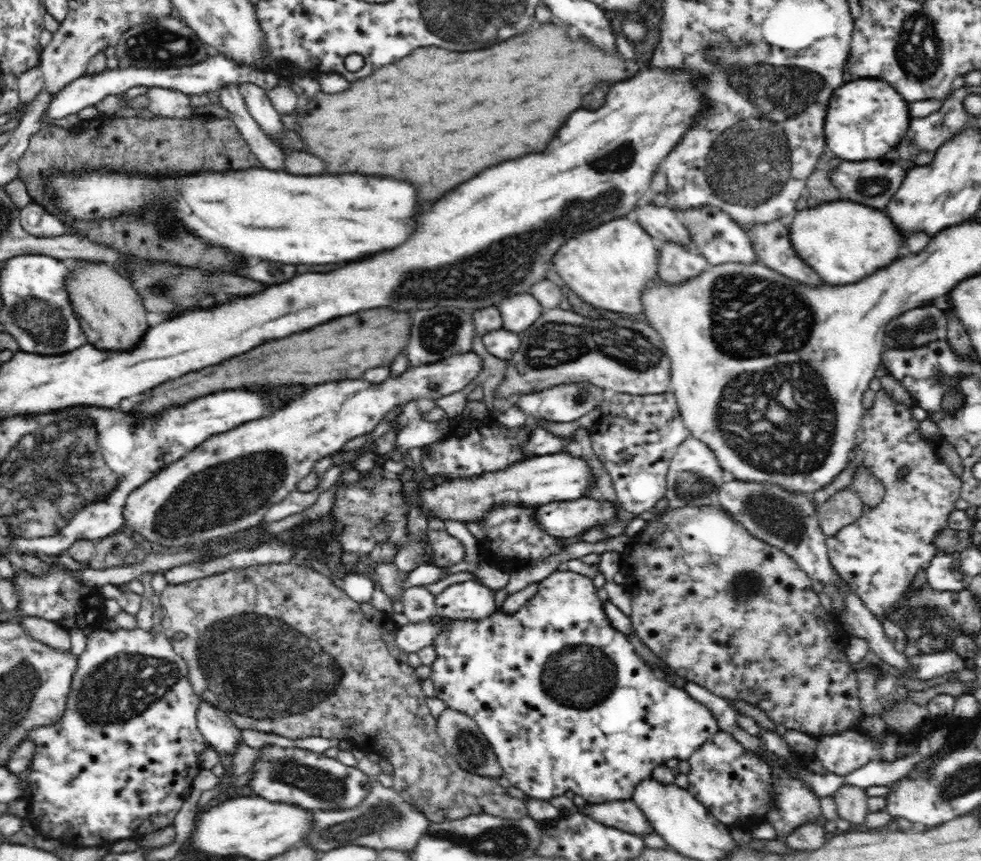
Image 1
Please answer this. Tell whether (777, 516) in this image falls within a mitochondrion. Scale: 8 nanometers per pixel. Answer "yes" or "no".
yes

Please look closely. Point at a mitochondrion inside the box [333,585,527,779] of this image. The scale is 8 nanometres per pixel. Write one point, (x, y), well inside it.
(469, 747)

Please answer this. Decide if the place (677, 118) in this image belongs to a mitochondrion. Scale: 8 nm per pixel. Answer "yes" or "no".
no

